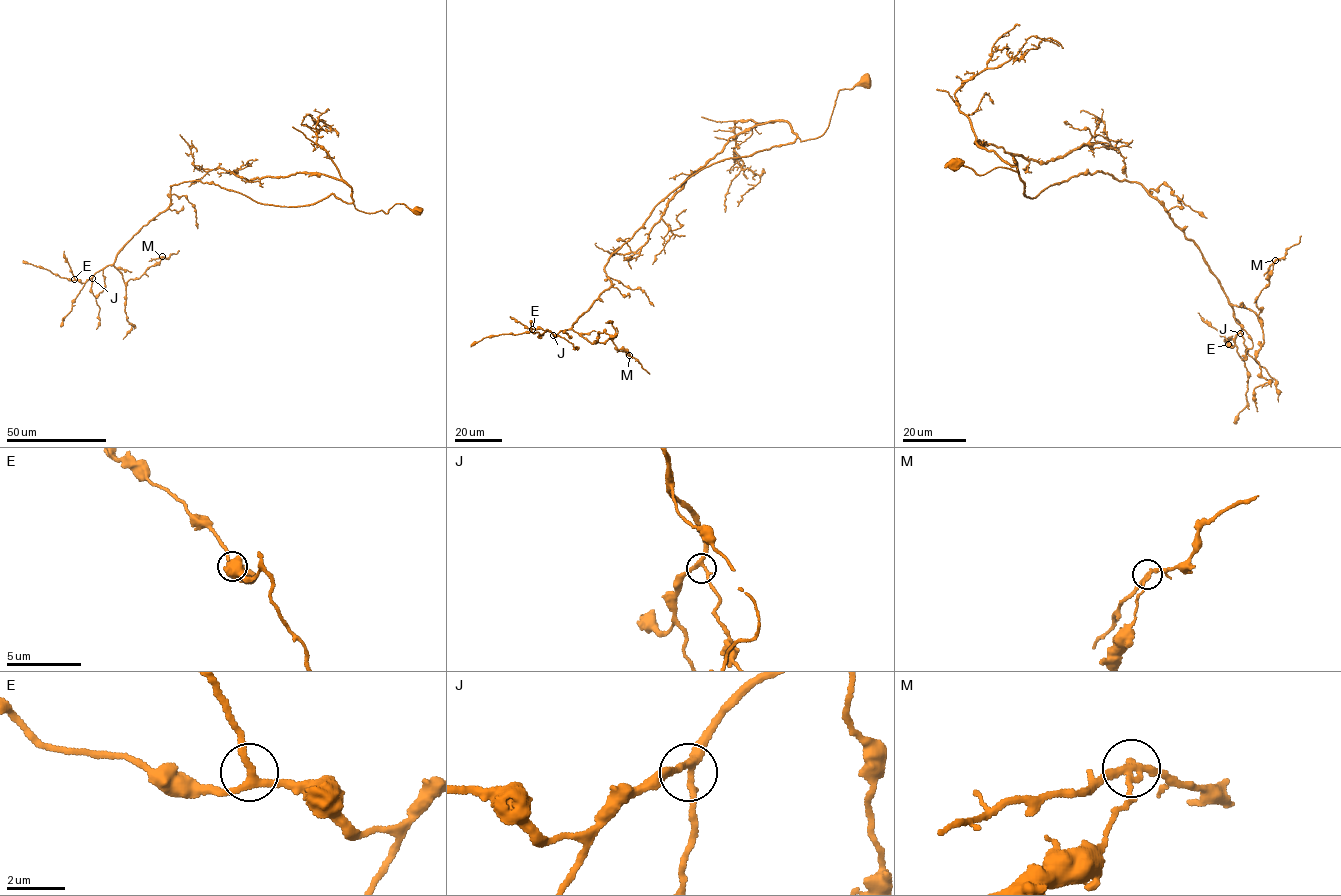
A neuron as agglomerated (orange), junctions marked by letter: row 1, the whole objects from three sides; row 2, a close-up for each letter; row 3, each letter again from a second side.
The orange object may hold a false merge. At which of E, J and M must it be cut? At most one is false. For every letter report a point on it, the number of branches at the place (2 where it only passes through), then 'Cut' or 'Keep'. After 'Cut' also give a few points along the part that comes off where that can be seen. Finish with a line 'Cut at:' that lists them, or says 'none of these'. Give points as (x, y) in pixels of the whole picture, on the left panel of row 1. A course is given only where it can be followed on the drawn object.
E: Place: (74, 279). Branches: 3. Keep
J: Place: (92, 278). Branches: 3. Keep
M: Place: (162, 256). Branches: 3. Cut. Course of the part to remove: (162, 257), (167, 258), (179, 250)
Cut at: M

